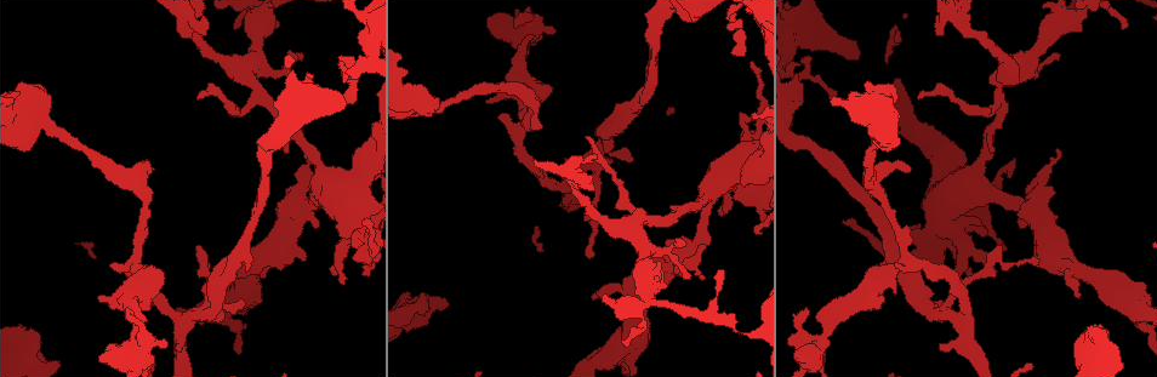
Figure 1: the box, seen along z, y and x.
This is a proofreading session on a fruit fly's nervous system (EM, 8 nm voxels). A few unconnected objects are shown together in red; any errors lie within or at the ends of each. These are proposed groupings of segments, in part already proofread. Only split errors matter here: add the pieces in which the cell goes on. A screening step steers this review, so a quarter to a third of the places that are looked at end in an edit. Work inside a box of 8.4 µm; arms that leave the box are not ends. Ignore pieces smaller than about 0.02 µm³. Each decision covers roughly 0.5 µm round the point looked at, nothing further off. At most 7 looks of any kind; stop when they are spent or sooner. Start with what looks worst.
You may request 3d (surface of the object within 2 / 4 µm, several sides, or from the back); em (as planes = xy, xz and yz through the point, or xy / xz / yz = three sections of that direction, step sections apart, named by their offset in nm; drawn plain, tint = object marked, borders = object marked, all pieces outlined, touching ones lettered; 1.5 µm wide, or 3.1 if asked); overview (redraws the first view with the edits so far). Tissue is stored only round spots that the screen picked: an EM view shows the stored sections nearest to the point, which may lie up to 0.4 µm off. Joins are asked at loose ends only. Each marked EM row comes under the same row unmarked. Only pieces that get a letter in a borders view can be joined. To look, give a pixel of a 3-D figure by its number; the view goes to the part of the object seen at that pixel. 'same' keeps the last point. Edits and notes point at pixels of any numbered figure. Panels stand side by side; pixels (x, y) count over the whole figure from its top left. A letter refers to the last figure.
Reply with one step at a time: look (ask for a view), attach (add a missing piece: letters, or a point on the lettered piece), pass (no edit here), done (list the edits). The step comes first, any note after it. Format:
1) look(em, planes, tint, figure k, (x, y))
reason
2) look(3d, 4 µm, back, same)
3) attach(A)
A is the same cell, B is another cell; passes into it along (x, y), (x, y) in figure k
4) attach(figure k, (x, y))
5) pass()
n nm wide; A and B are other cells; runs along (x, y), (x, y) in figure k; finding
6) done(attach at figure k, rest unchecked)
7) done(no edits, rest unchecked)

look(em, planes, borders, figure 1, (721, 212))
branch stops here

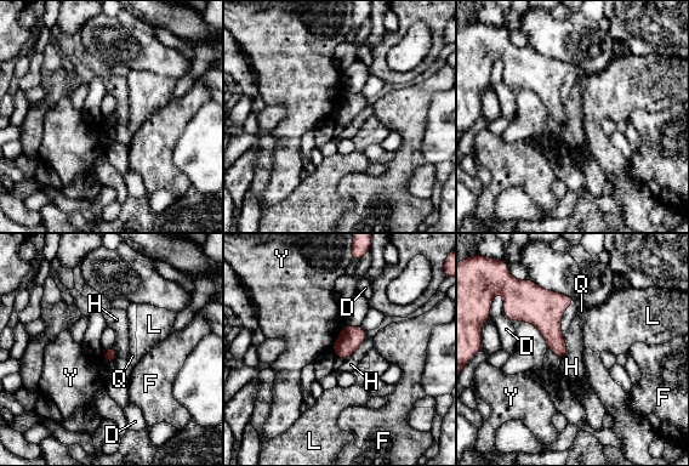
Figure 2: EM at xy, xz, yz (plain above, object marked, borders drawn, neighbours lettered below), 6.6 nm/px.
pass()
D, F, H, L, Q and Y are other cells; border along (343, 325), (331, 348) in figure 2; none of them fits

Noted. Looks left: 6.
look(3d, 4 µm, figure 1, (111, 264))
an open end

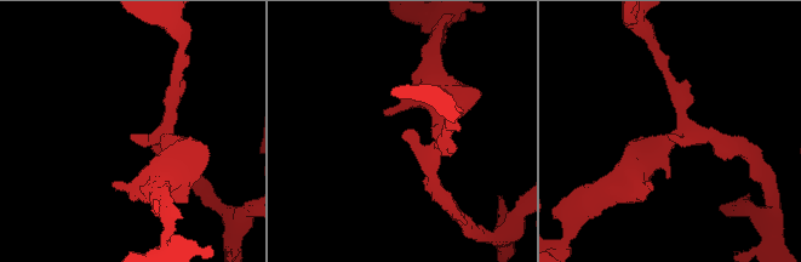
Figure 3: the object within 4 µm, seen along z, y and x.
look(em, planes, borders, figure 3, (132, 138))

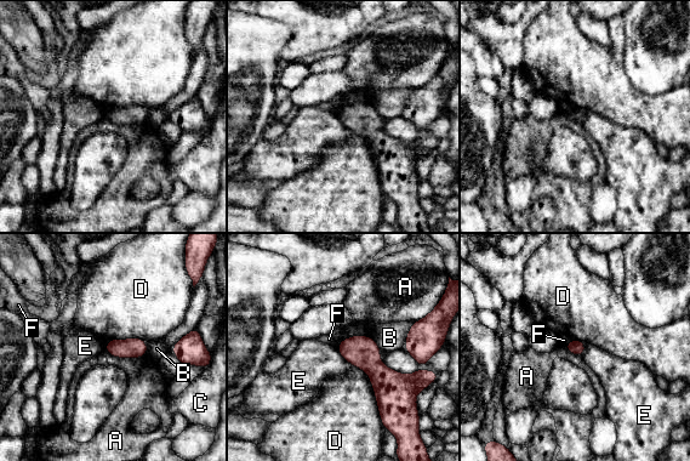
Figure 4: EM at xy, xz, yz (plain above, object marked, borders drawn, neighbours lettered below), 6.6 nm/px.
pass()
A, B, C, D, E and F are other cells; border along (108, 352), (118, 357), (146, 354) in figure 4; no lettered piece goes on from it

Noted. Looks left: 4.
look(em, xz, step 4, borders, figure 1, (242, 302))
free end

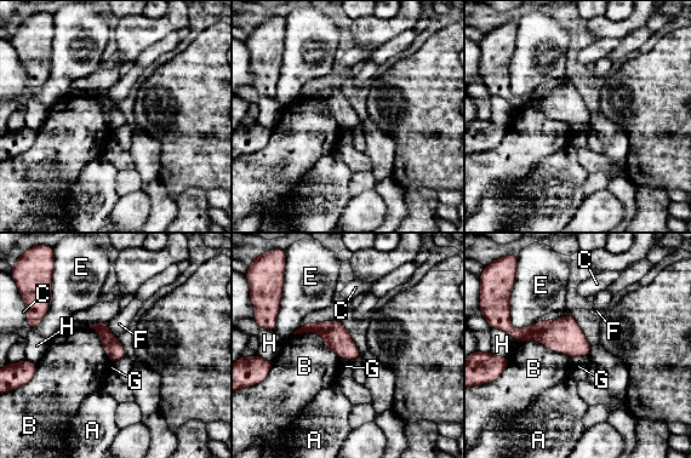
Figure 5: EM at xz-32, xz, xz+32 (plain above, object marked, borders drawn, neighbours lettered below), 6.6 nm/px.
pass()
A, B, C, E, F, G and H are other cells; no lettered piece goes on from it

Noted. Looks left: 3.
done(no edits, rest unchecked)

